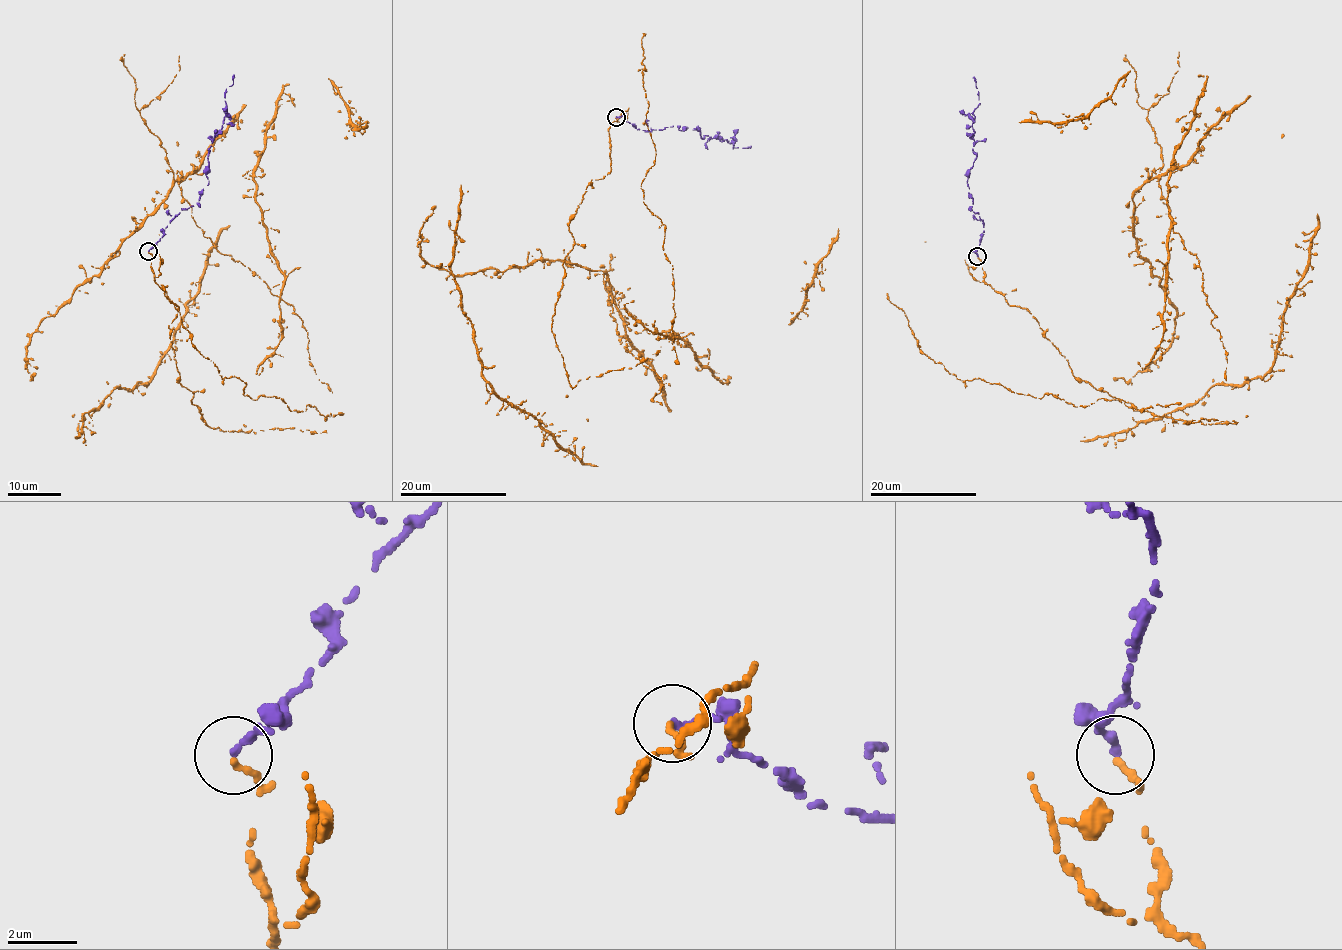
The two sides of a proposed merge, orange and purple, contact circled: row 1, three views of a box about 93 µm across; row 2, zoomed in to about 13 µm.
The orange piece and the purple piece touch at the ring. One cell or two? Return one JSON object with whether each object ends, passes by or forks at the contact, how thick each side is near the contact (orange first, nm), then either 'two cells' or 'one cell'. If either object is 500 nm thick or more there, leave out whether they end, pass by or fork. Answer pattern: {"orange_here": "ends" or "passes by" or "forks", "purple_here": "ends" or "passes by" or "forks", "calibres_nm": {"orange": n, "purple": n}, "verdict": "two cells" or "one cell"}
{"orange_here": "ends", "purple_here": "ends", "calibres_nm": {"orange": 180, "purple": 240}, "verdict": "two cells"}

